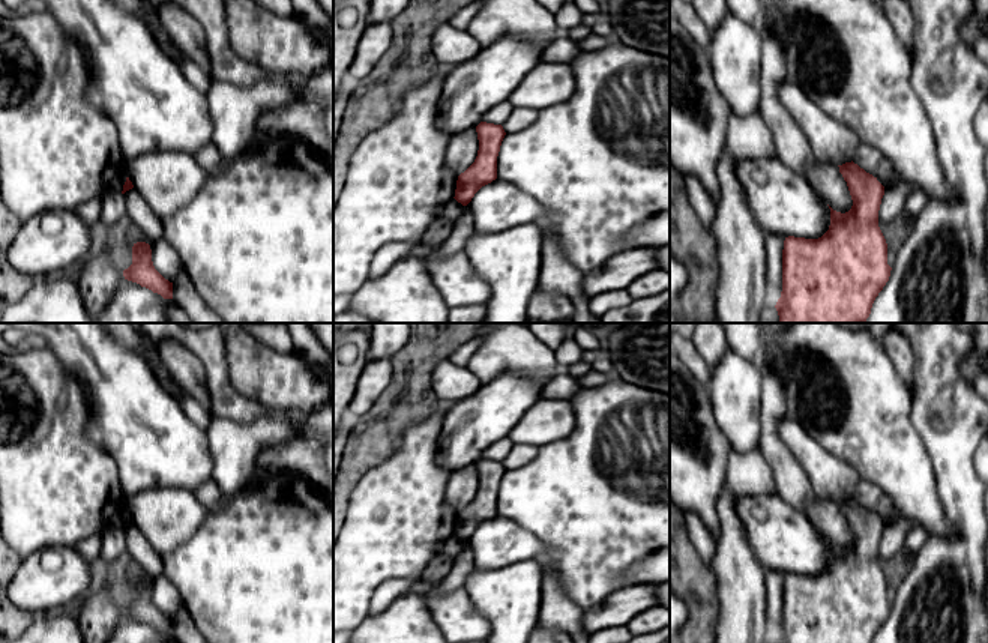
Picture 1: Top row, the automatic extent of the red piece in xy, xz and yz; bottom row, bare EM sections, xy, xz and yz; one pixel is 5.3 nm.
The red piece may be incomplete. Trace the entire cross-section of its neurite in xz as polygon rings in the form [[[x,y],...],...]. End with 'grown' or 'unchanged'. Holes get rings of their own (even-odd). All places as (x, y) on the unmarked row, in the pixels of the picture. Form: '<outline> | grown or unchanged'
[[[480,458],[476,463],[479,487],[474,499],[458,512],[455,536],[467,542],[474,530],[497,515],[497,493],[506,472],[502,461]]] | unchanged

